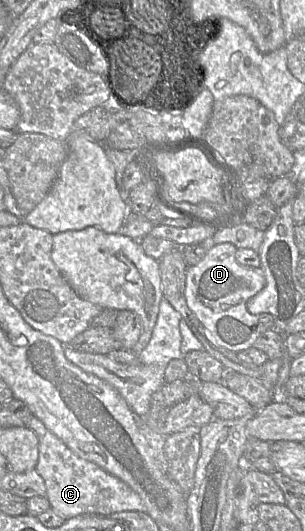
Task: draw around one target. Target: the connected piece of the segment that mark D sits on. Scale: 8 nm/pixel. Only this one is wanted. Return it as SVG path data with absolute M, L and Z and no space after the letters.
M231 243L215 244L206 256L186 271L185 299L207 333L220 346L236 354L253 346L257 337L273 328L269 313L251 314L247 302L266 284L261 267L239 264L235 258L237 248Z

